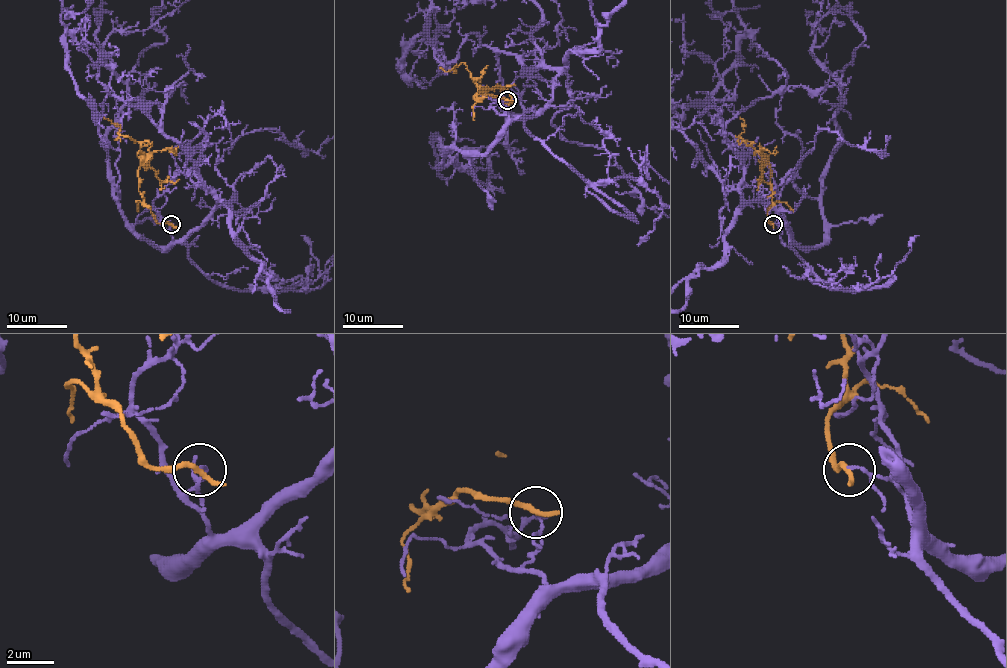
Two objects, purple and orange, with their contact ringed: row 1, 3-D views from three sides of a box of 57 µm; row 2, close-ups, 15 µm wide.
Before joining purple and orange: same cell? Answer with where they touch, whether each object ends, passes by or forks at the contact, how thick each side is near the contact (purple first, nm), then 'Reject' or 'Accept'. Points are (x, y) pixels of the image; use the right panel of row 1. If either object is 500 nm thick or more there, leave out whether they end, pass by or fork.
Place: (773, 224). At the ring purple ends. At the ring orange ends. Thickness 120 nm (purple) against 320 nm. Reject

